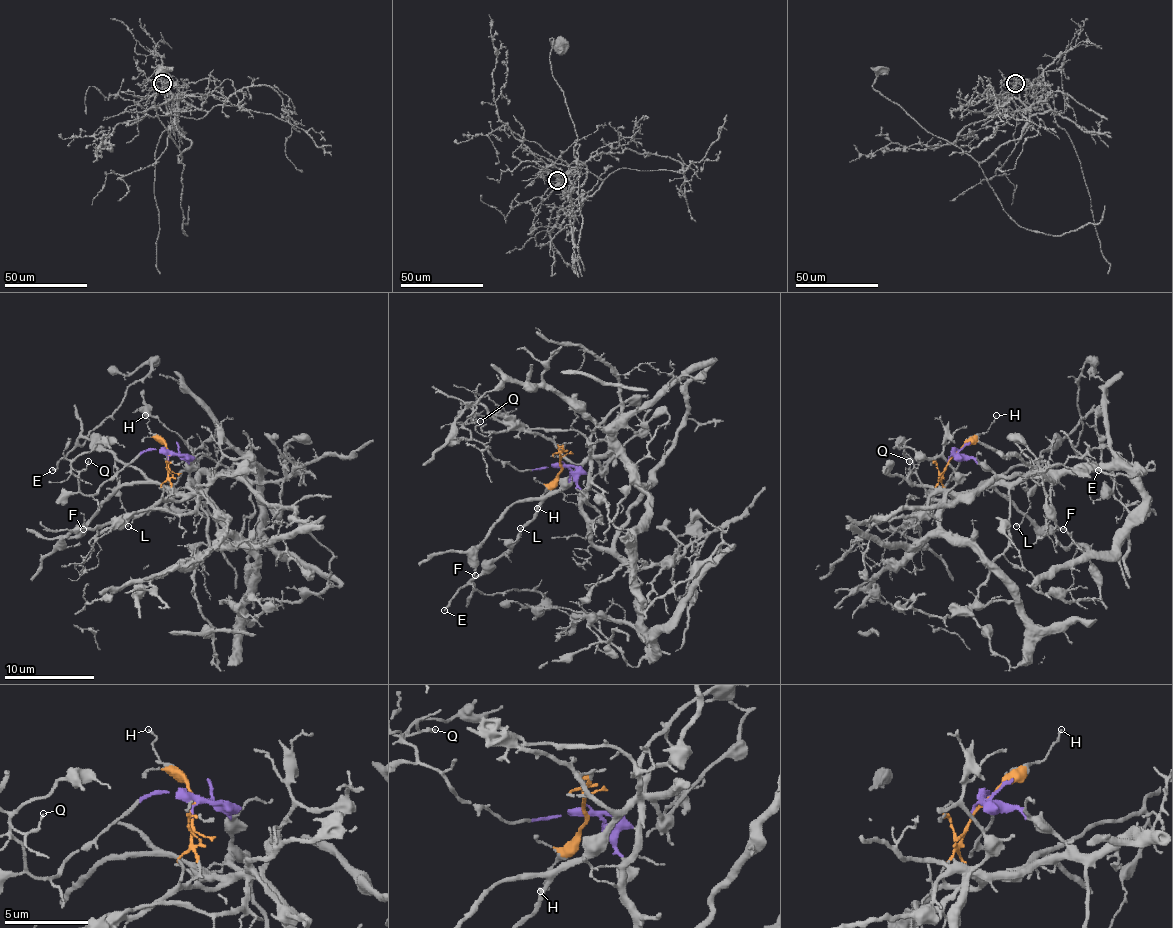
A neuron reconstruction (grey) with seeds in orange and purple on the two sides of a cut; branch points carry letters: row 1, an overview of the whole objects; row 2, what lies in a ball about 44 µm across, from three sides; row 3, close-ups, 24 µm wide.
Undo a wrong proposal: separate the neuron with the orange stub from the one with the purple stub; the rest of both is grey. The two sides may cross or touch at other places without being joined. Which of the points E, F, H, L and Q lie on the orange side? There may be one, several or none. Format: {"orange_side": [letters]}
{"orange_side": ["E", "F", "H", "L"]}

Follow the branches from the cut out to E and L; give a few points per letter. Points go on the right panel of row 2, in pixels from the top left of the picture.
E: (951, 457), (942, 479), (951, 499), (1016, 466), (1032, 463), (1062, 439), (1098, 470)
L: (951, 457), (942, 479), (951, 499), (1016, 466), (1041, 463), (1037, 488), (1028, 497), (1030, 509), (1016, 527)

